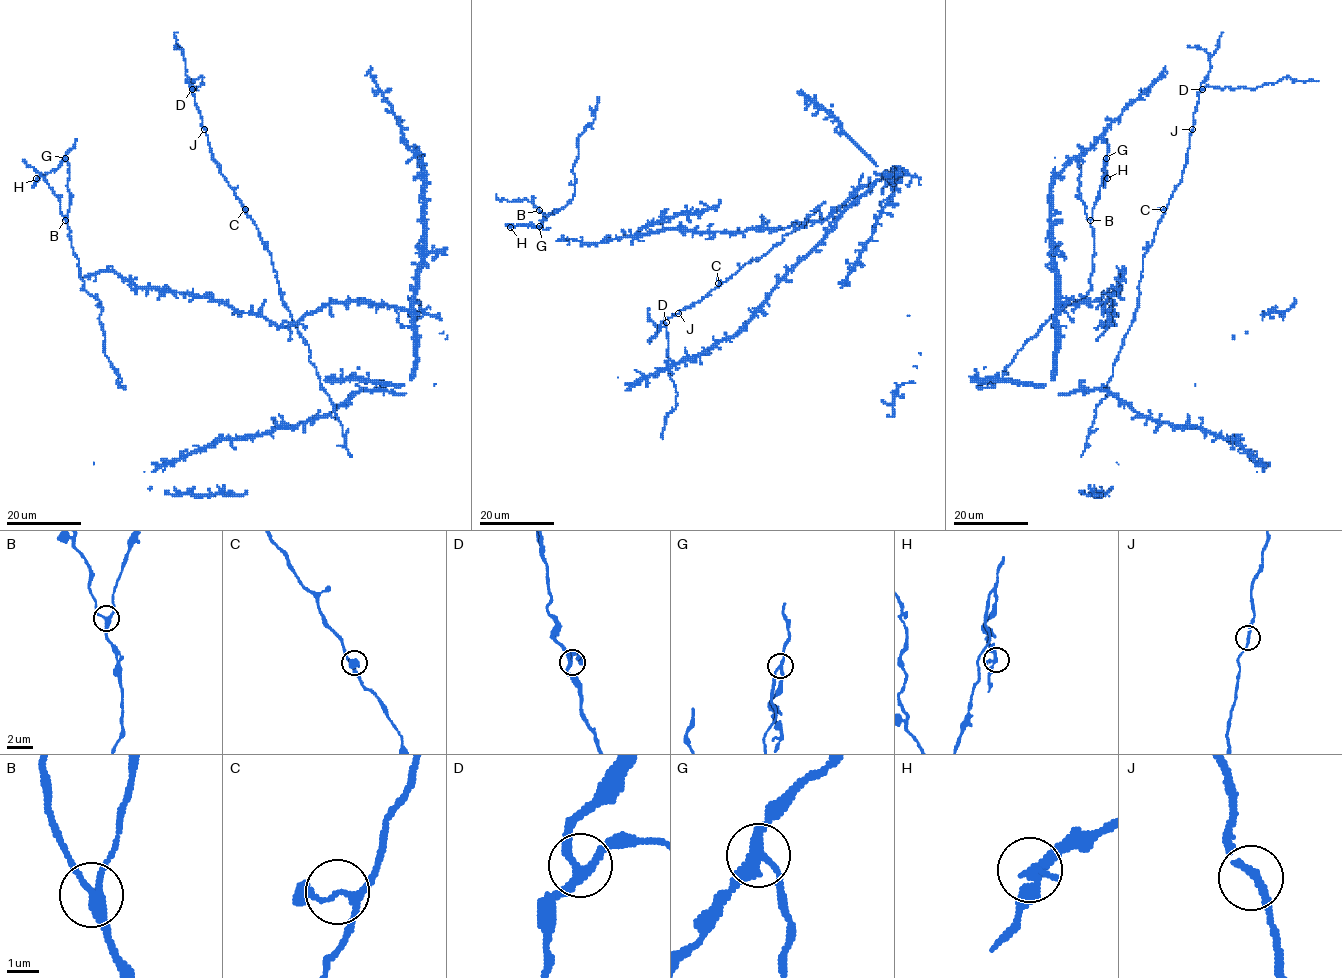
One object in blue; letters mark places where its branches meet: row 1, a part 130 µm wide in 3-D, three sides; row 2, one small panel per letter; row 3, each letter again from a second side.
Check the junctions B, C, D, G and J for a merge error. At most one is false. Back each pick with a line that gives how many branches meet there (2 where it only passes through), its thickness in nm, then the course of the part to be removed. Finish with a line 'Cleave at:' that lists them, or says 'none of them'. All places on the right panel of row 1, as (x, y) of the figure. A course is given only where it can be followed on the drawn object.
G: Branches: 3. Thickness 200 nm. Course of the part to remove: (1106, 158), (1104, 188)
Cleave at: G

